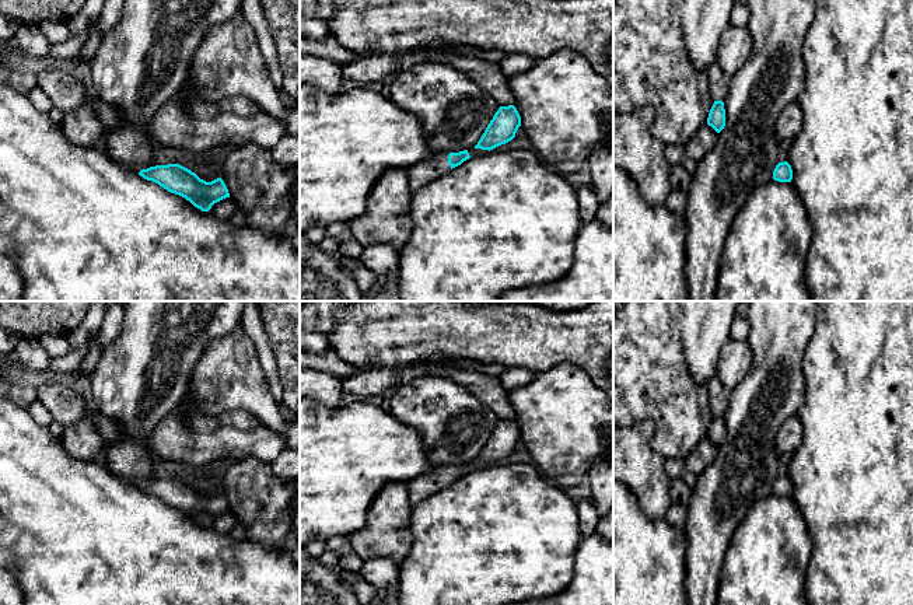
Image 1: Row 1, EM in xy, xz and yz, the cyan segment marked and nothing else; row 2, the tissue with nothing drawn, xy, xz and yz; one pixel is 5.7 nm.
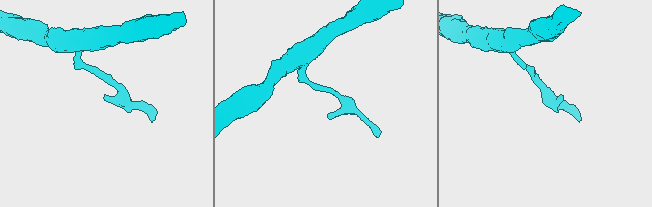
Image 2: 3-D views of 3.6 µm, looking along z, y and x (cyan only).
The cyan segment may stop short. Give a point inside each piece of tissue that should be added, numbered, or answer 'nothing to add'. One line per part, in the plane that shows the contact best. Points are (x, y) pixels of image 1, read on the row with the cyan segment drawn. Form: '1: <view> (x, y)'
1: xz (426, 171)

